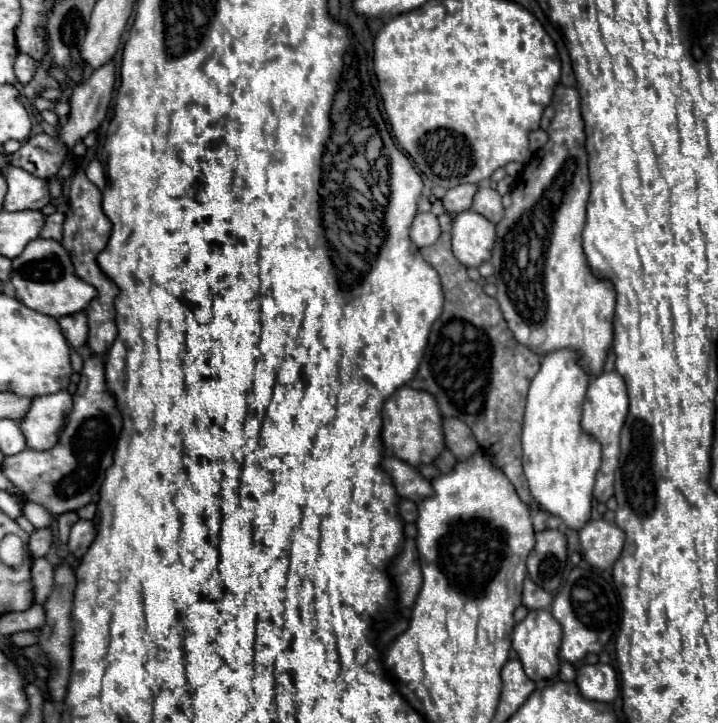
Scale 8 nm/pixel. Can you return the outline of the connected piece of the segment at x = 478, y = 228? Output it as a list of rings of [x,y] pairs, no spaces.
[[[462,211],[452,225],[452,251],[466,267],[478,267],[490,259],[496,241],[496,227],[492,221],[474,211]]]

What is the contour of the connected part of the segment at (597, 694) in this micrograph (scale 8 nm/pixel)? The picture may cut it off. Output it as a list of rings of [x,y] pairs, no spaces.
[[[582,665],[576,675],[578,693],[590,701],[610,703],[618,695],[618,677],[612,665]]]

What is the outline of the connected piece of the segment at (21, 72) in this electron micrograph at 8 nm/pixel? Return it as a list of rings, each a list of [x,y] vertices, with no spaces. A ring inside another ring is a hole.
[[[20,53],[16,57],[16,65],[14,65],[14,71],[16,71],[16,77],[22,85],[26,85],[32,77],[34,77],[34,69],[36,69],[36,61],[30,57],[30,55],[24,55]]]

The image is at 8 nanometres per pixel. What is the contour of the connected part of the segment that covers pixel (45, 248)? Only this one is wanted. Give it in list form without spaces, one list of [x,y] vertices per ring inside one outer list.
[[[50,239],[30,241],[26,249],[16,259],[12,259],[10,283],[14,285],[20,303],[54,319],[84,311],[86,305],[98,295],[92,285],[86,285],[82,279],[74,275],[74,267],[66,249],[58,241]]]

